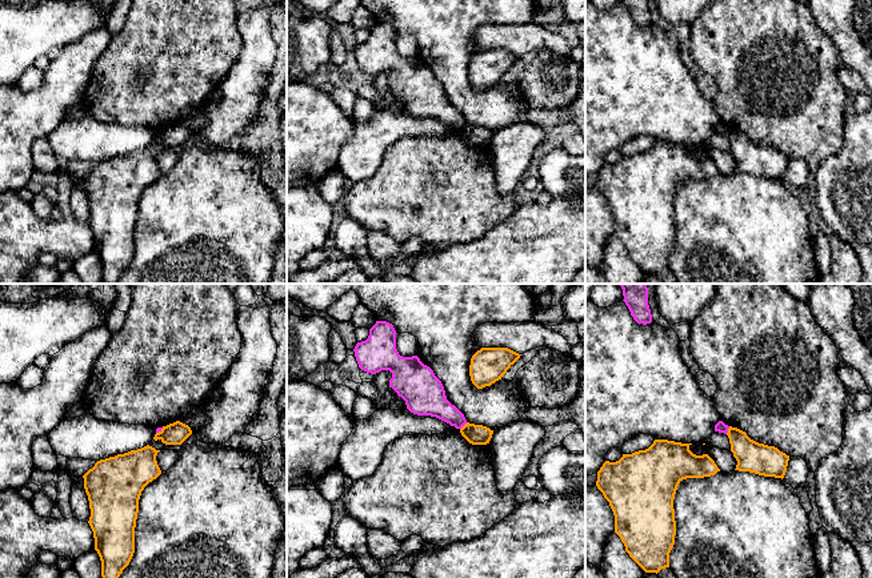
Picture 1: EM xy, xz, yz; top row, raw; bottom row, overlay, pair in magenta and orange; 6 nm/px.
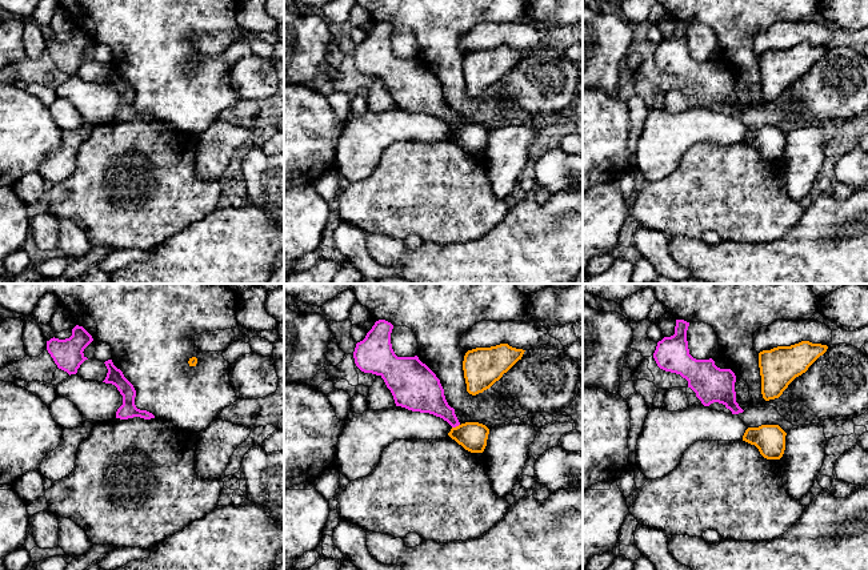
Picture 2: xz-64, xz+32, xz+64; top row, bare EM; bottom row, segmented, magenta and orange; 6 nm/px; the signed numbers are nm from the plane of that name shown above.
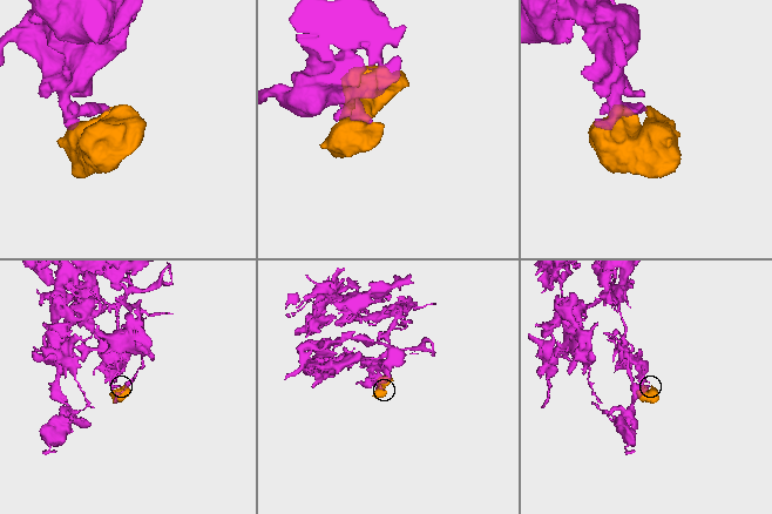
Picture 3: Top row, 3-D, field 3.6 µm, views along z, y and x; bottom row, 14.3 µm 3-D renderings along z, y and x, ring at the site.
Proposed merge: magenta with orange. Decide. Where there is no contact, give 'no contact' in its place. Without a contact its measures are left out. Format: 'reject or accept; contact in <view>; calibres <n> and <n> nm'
reject; contact in yz; calibres 70 and 190 nm

